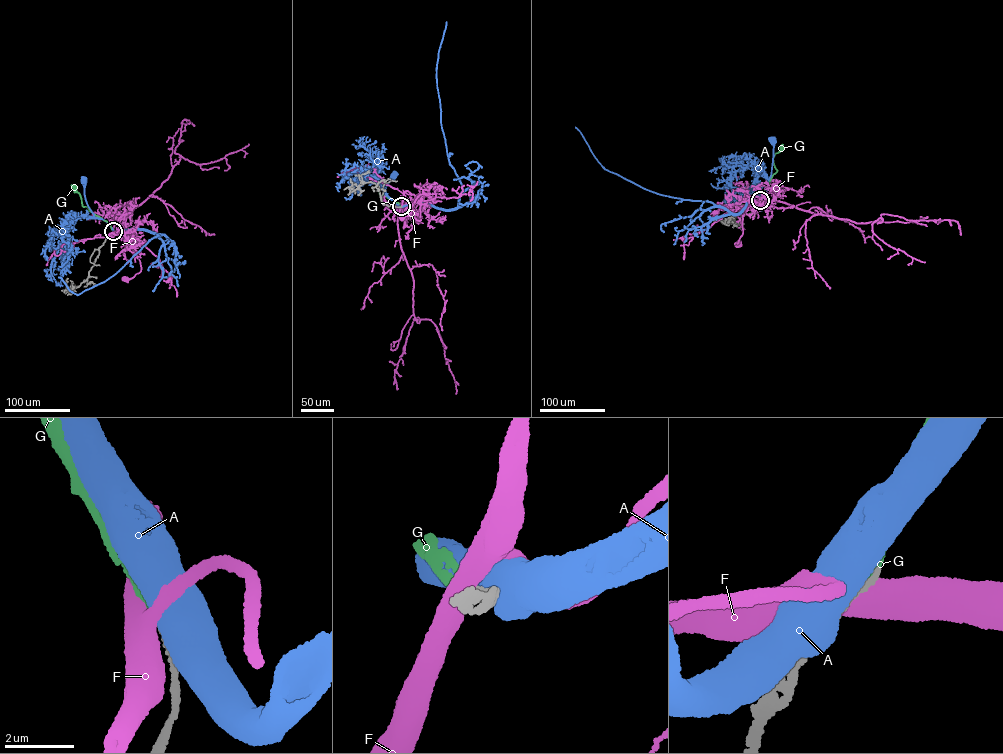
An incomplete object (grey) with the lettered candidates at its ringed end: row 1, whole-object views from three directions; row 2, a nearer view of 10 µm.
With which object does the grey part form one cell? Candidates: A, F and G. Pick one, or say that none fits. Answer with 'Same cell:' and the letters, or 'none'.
Same cell: G

